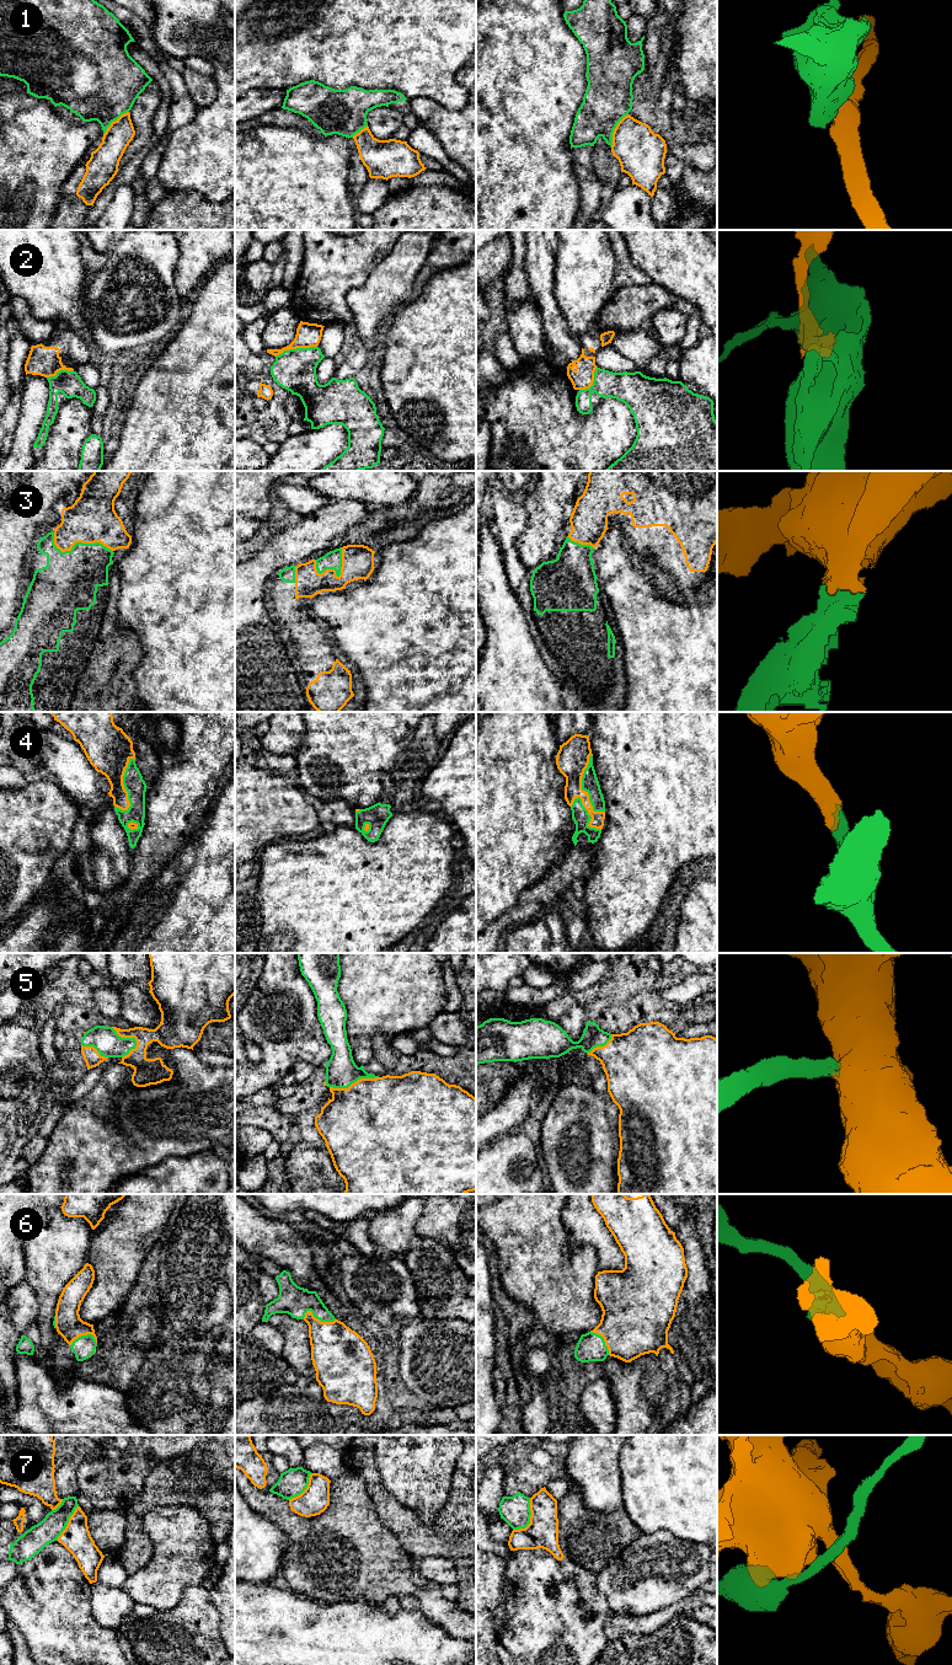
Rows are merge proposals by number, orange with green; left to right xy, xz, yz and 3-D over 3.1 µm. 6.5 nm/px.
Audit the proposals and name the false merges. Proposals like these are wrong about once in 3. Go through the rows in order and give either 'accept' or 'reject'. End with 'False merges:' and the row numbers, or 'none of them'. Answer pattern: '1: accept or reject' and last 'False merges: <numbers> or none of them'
1: accept
2: reject
3: accept
4: accept
5: accept
6: accept
7: reject
False merges: 2, 7

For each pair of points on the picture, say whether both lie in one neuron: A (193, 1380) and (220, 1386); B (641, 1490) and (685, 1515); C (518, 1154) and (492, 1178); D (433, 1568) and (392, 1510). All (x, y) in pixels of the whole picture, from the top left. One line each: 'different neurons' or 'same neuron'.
A: different neurons
B: same neuron
C: same neuron
D: different neurons

